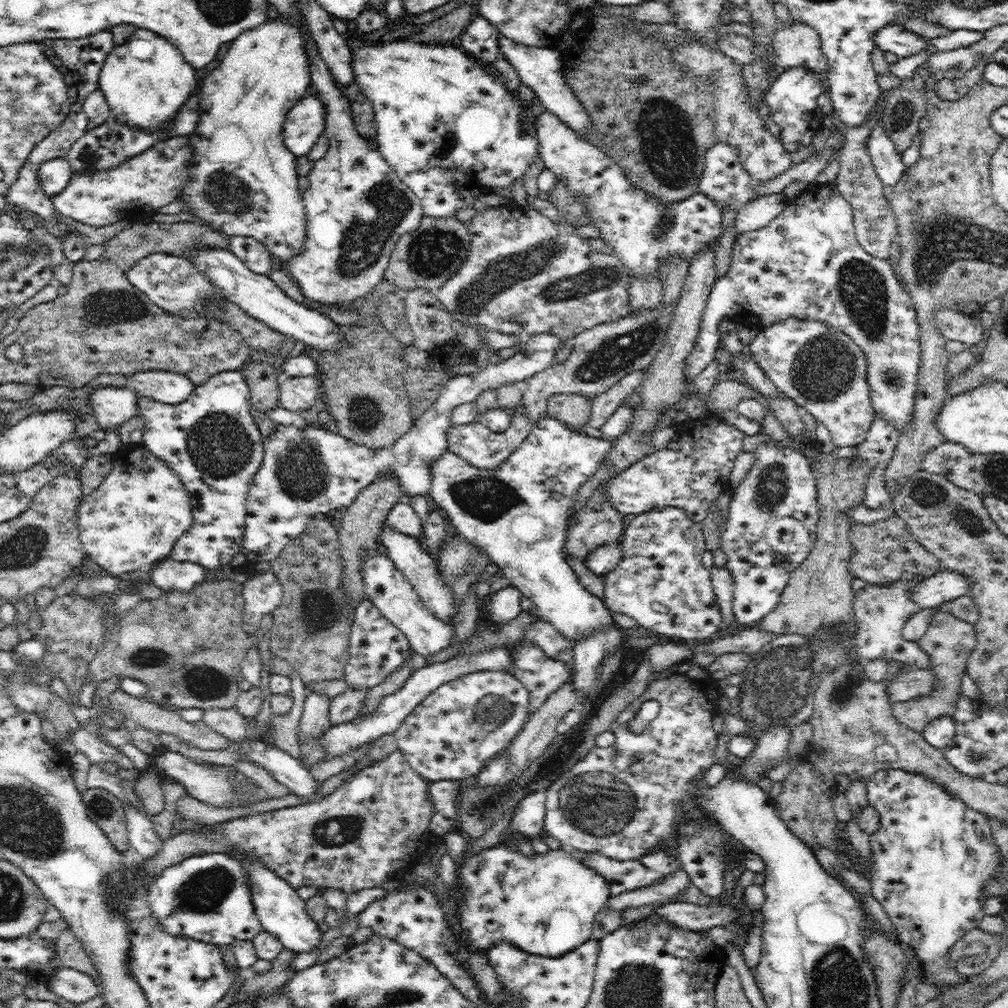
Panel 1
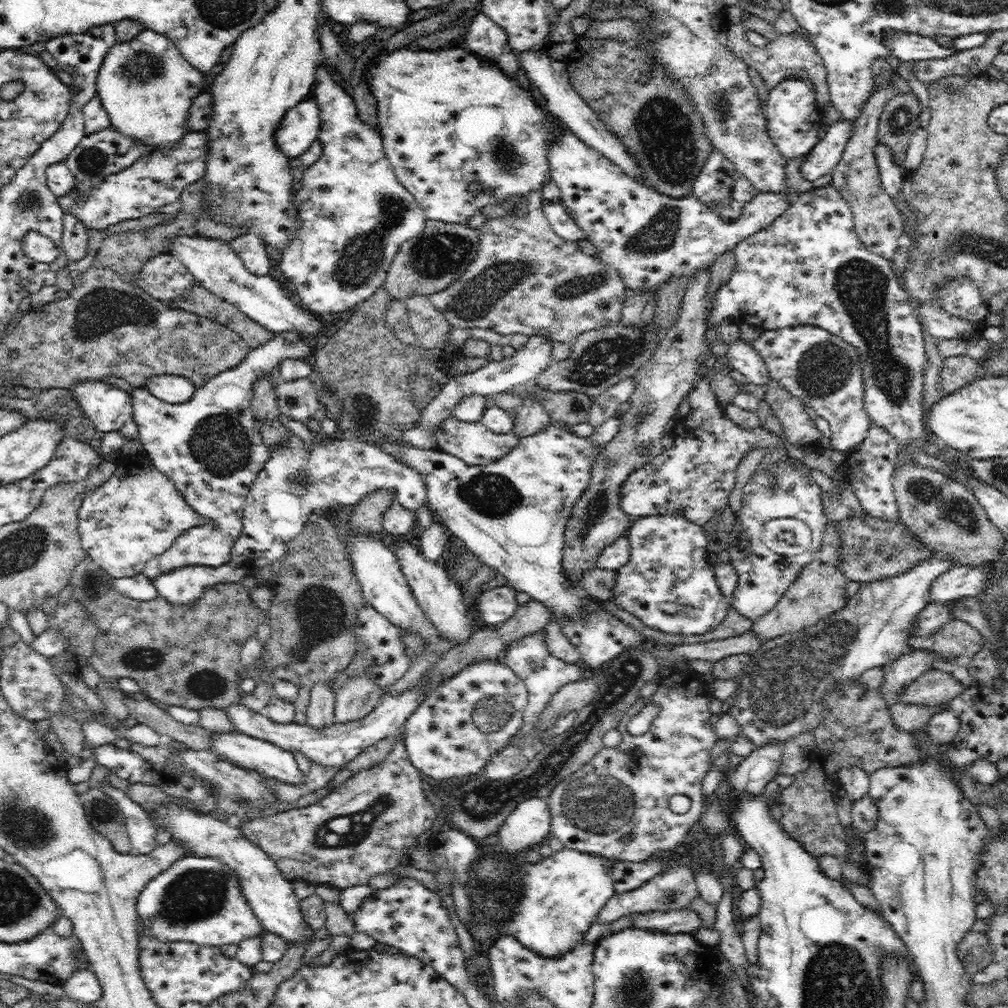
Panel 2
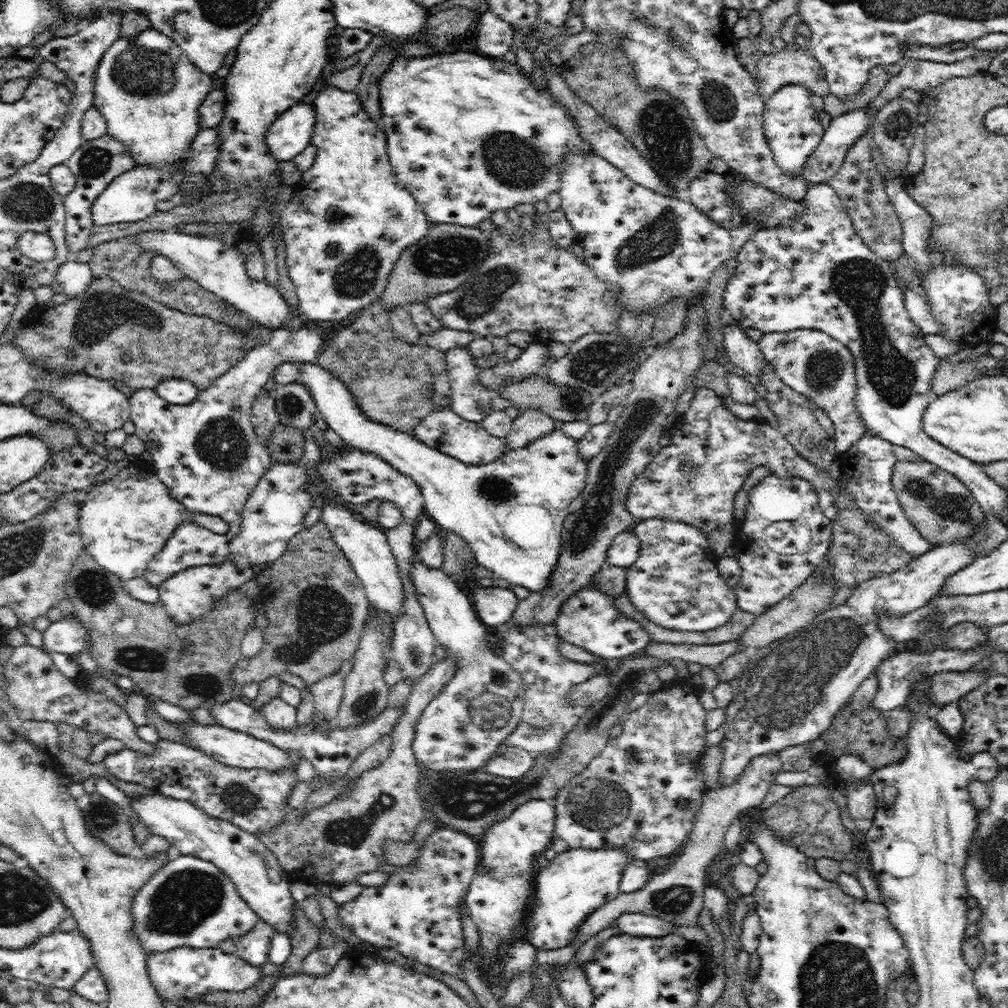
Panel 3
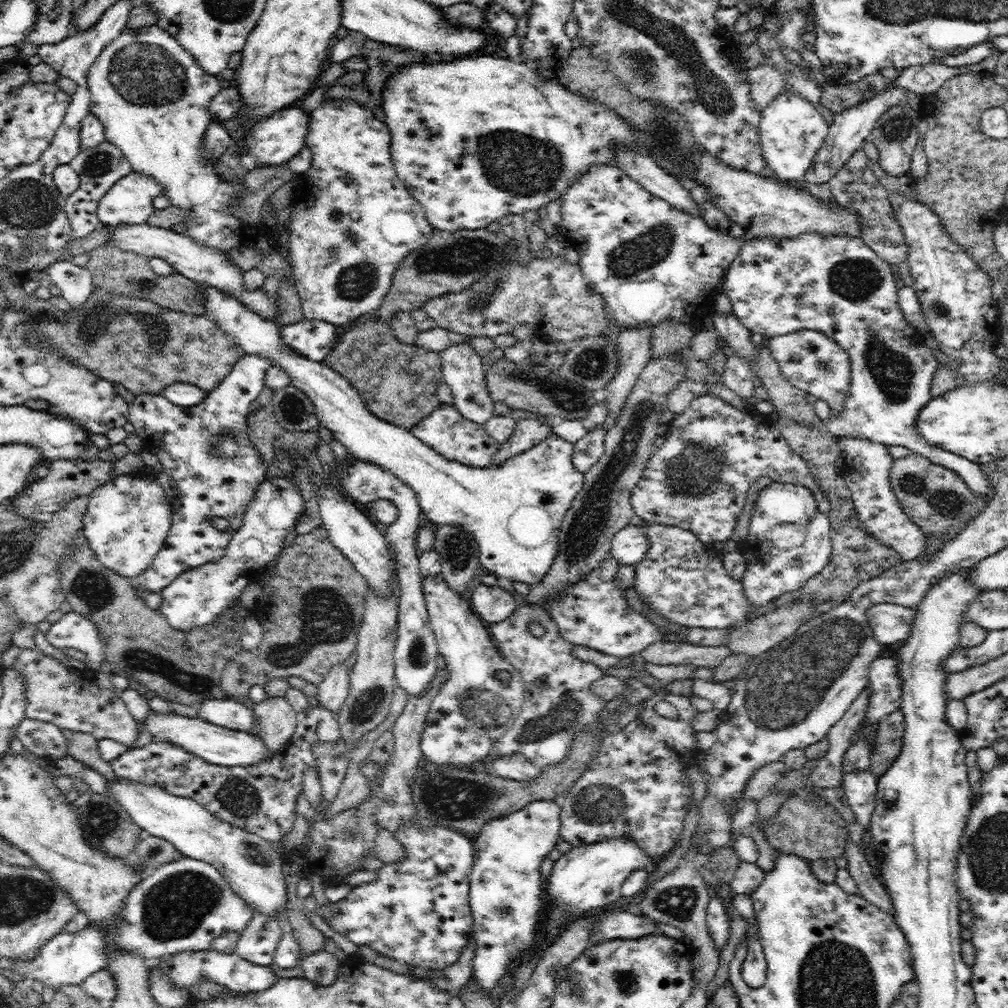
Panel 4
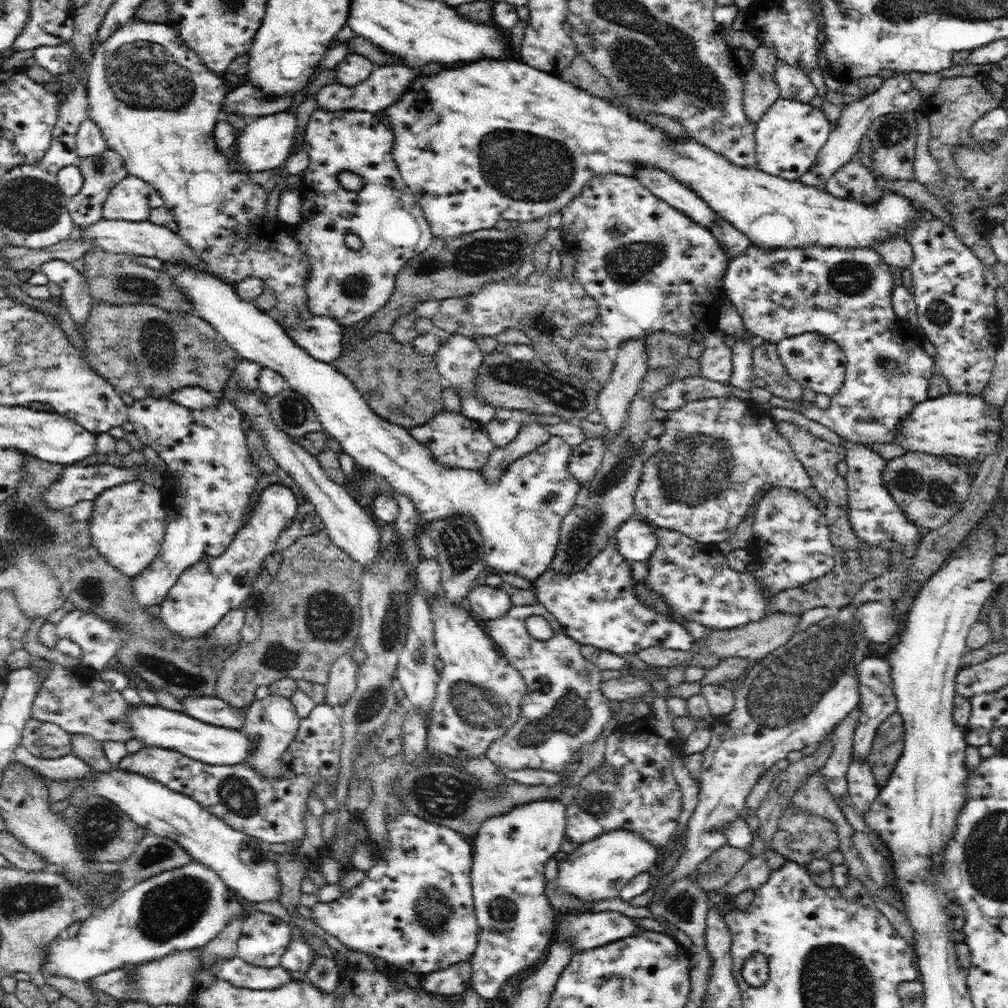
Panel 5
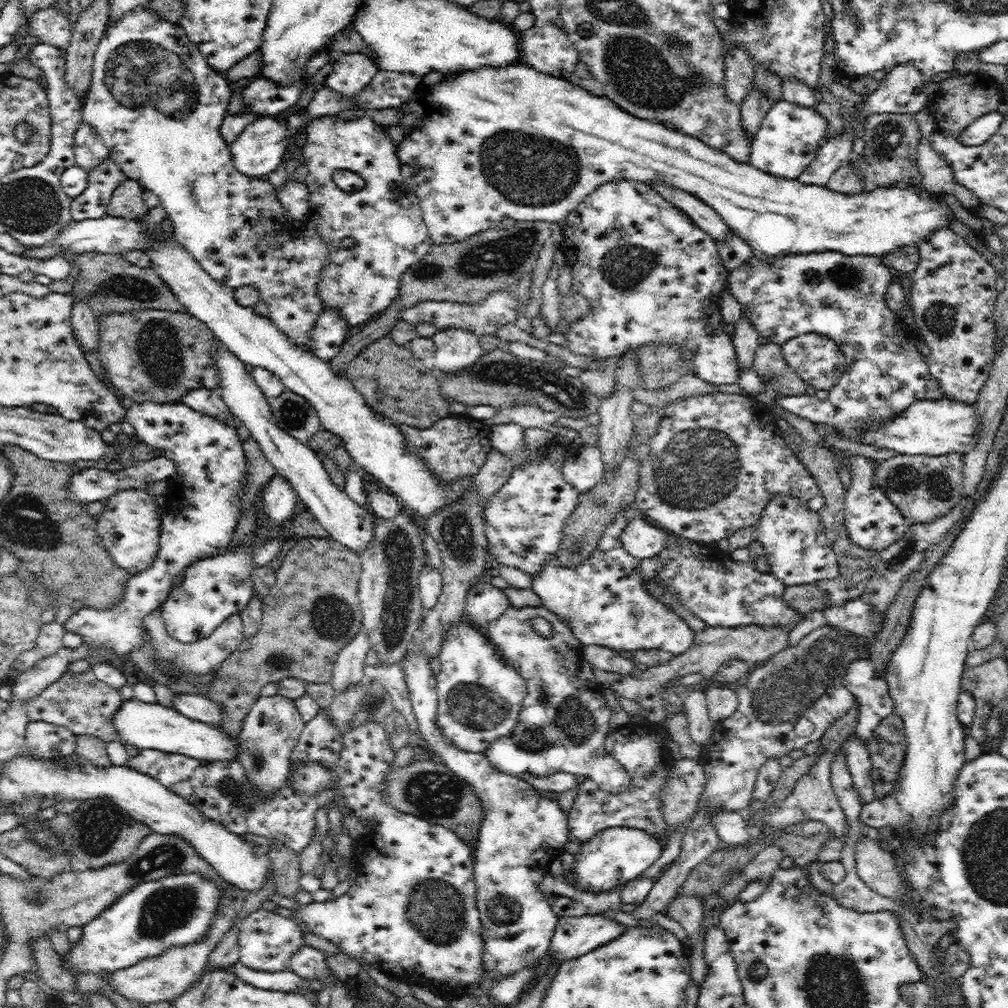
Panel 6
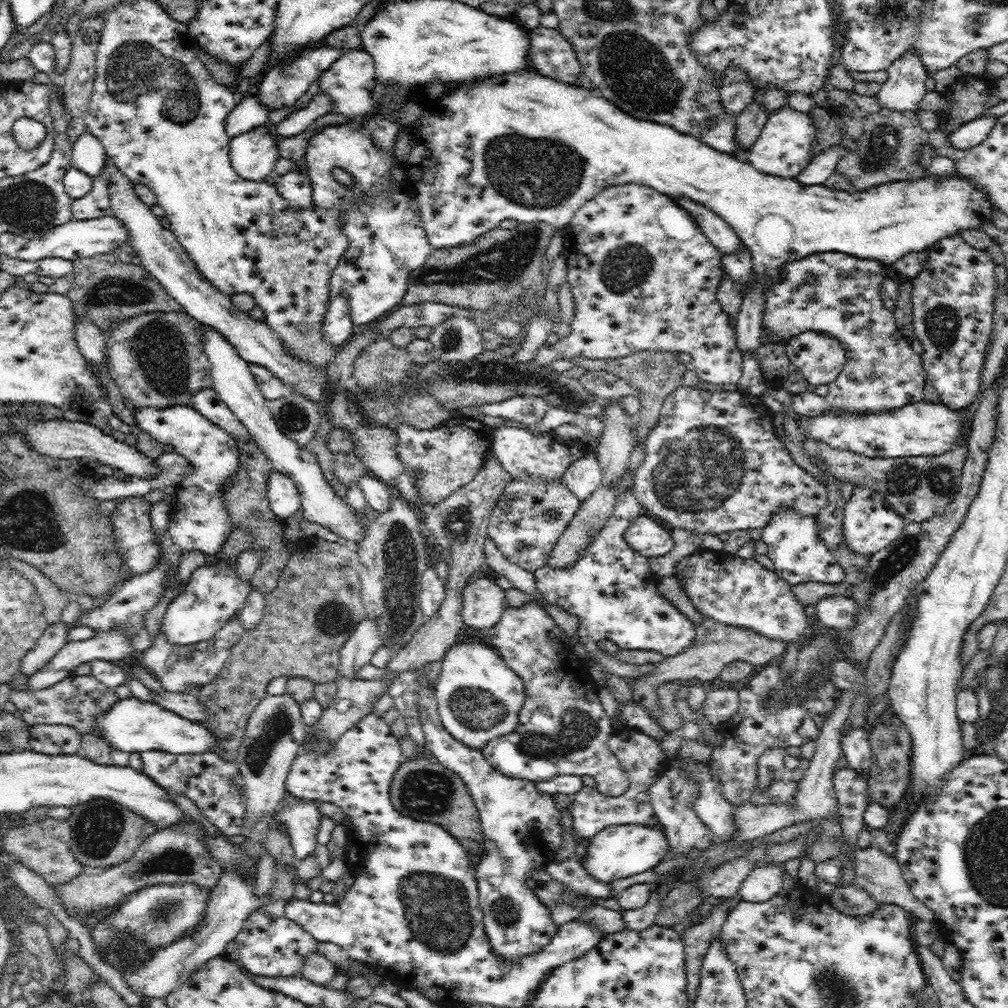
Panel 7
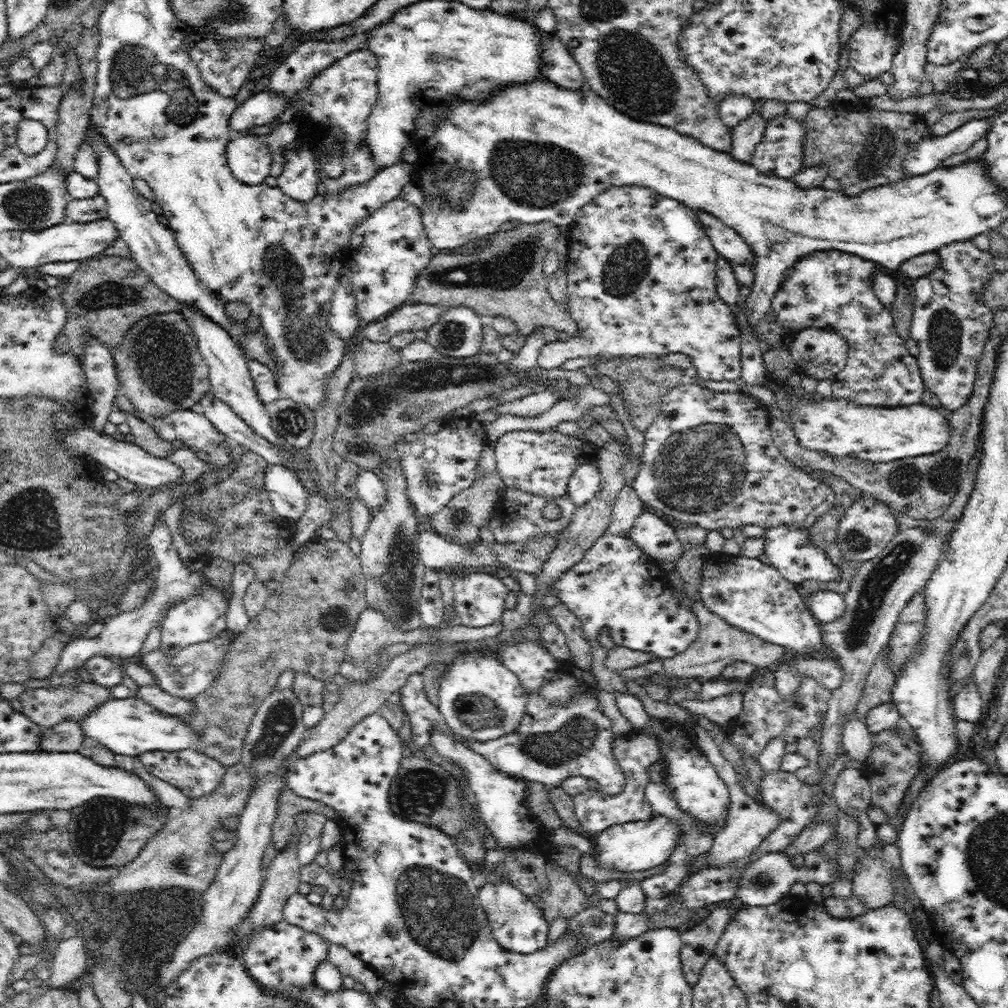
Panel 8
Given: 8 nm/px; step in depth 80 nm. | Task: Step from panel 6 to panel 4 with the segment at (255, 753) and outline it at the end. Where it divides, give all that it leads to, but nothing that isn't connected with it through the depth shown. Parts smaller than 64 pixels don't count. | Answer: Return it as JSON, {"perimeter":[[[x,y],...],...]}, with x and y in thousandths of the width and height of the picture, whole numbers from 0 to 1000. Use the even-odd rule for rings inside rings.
{"perimeter":[[[264,691],[251,701],[254,720],[251,729],[263,736],[267,748],[275,748],[292,728],[298,709],[284,691]]]}

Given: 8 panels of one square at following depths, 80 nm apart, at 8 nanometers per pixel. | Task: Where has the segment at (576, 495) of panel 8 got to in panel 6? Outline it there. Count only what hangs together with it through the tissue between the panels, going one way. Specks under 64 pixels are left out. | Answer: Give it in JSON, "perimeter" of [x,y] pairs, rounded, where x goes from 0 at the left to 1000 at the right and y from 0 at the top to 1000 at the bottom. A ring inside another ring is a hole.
{"perimeter":[[[575,441],[566,446],[558,462],[558,469],[574,489],[584,488],[597,478],[600,461],[595,445],[589,442]]]}

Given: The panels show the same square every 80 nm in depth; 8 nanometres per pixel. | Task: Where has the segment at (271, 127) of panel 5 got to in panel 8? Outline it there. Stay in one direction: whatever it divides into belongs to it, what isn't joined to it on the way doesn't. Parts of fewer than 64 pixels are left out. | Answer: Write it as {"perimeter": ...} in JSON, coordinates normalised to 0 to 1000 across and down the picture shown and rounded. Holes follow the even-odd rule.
{"perimeter":[[[232,134],[225,143],[224,153],[231,174],[242,183],[260,183],[267,174],[270,149],[259,134]]]}

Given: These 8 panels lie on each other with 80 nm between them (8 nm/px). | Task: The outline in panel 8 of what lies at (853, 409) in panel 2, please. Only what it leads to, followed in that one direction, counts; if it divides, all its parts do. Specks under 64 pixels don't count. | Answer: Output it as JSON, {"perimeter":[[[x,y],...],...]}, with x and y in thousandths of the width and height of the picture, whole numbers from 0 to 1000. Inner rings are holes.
{"perimeter":[[[803,323],[790,329],[783,345],[798,372],[810,377],[824,376],[840,360],[841,342],[823,325]]]}

